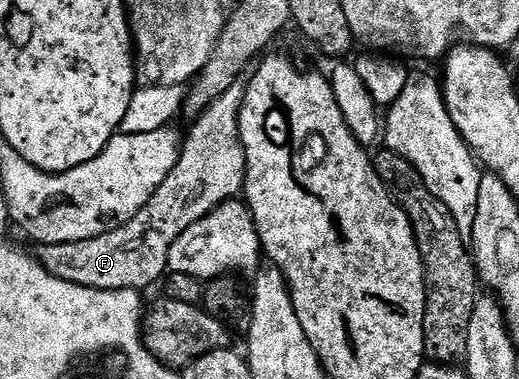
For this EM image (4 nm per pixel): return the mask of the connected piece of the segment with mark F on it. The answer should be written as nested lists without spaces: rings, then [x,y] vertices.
[[[240,86],[228,87],[215,102],[201,115],[192,120],[193,128],[184,132],[181,144],[181,155],[177,159],[175,169],[167,173],[167,181],[155,189],[151,201],[131,217],[123,225],[103,233],[99,237],[91,237],[87,241],[67,241],[59,245],[50,243],[40,244],[36,248],[35,257],[59,281],[71,281],[71,285],[83,285],[87,289],[103,289],[104,291],[136,291],[144,292],[144,287],[157,283],[169,271],[169,254],[171,245],[195,221],[207,217],[219,205],[236,200],[245,189],[245,150],[241,144],[239,133],[239,113],[241,112],[241,97],[243,91]]]

